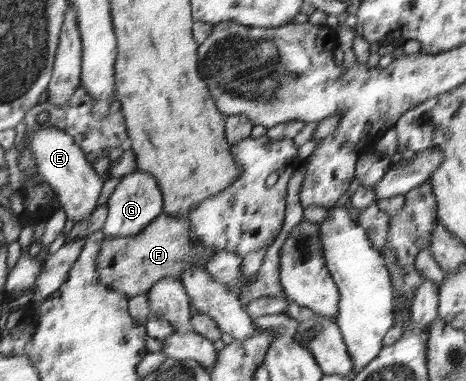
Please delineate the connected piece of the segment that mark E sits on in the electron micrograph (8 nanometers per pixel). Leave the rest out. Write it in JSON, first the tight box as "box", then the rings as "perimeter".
{"box":[28,126,104,223],"perimeter":[[[39,126],[28,146],[33,150],[39,177],[54,189],[67,218],[75,223],[85,221],[97,207],[104,181],[86,160],[84,151],[68,134],[54,127],[48,129]]]}

